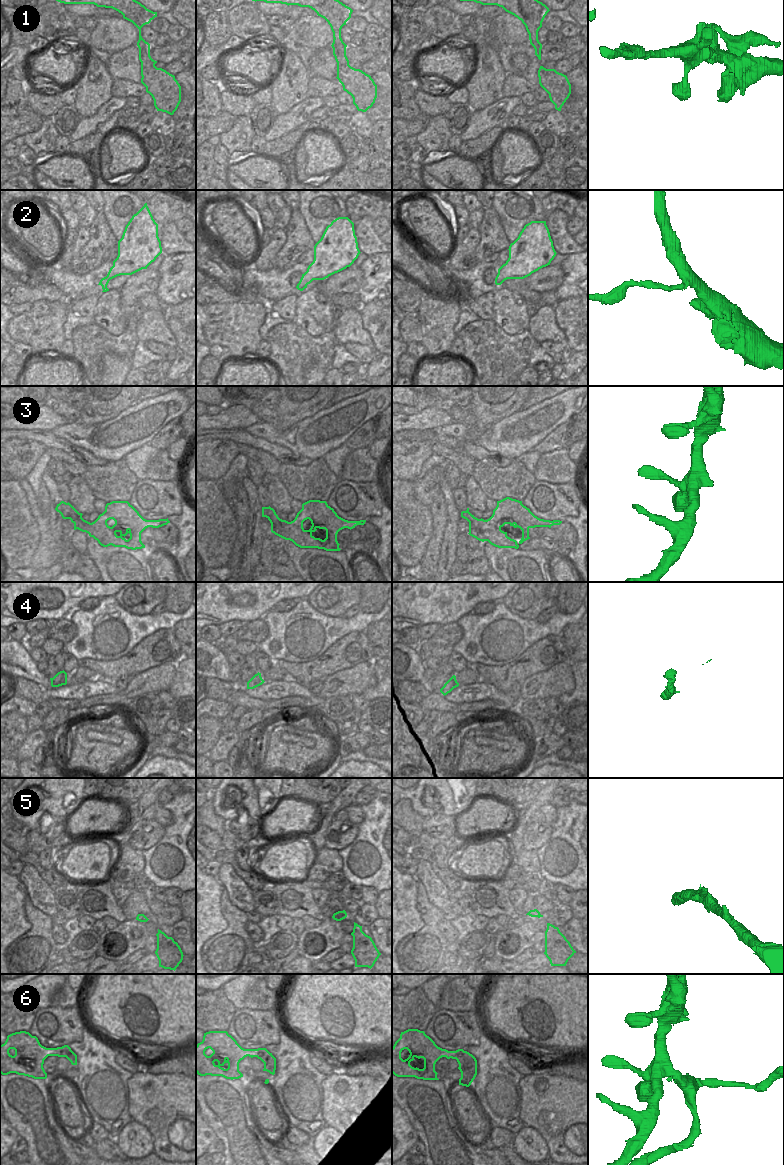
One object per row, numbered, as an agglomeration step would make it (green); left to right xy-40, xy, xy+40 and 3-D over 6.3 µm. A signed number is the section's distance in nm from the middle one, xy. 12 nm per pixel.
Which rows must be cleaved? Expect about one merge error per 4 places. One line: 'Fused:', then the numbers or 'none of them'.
Fused: 6

